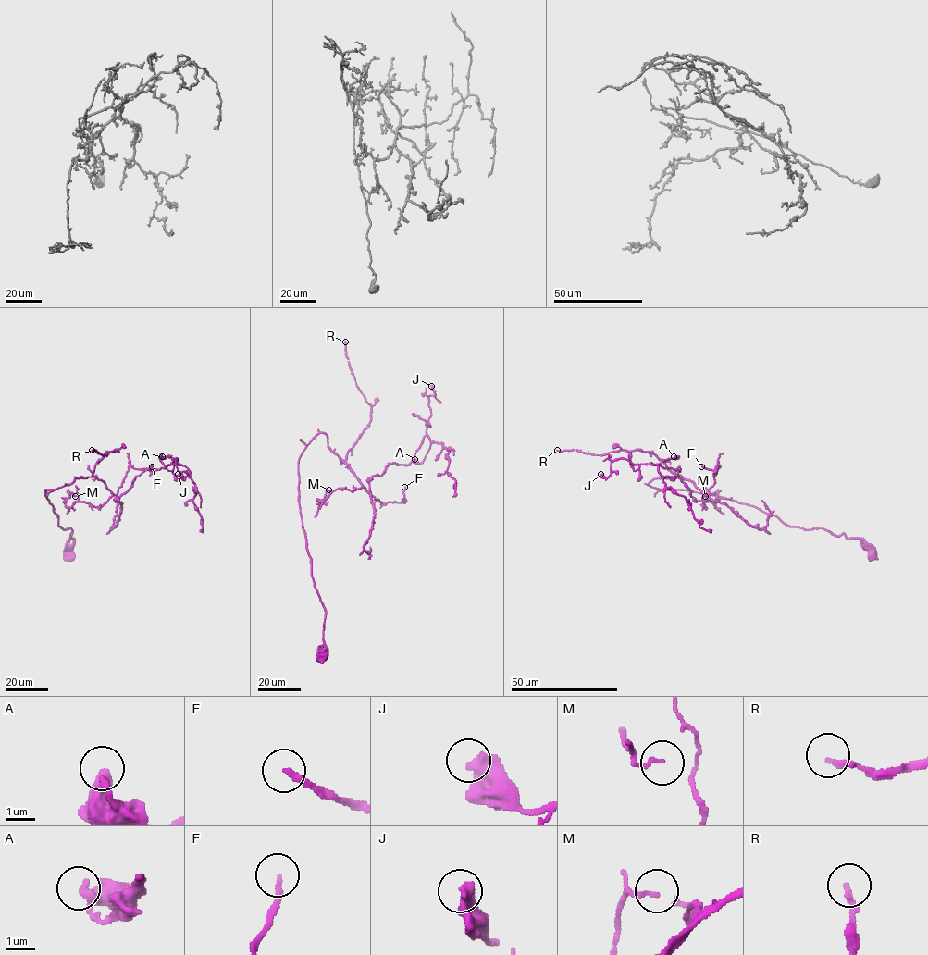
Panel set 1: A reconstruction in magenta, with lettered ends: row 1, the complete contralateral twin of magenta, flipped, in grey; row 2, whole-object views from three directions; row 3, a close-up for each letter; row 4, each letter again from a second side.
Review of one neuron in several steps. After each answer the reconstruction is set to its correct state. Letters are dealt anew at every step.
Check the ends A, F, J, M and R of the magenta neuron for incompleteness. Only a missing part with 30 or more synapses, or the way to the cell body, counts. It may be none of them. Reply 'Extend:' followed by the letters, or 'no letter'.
Extend: no letter

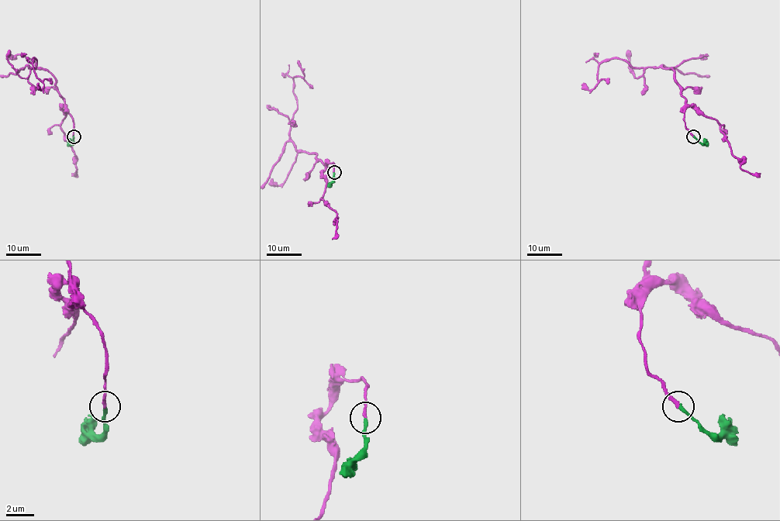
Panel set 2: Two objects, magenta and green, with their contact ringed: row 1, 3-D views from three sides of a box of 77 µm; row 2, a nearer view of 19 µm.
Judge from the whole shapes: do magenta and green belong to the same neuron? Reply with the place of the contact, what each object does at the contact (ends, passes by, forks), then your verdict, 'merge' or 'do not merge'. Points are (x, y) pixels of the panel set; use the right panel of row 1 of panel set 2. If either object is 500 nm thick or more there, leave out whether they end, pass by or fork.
place (693, 136); magenta ends; green ends; merge

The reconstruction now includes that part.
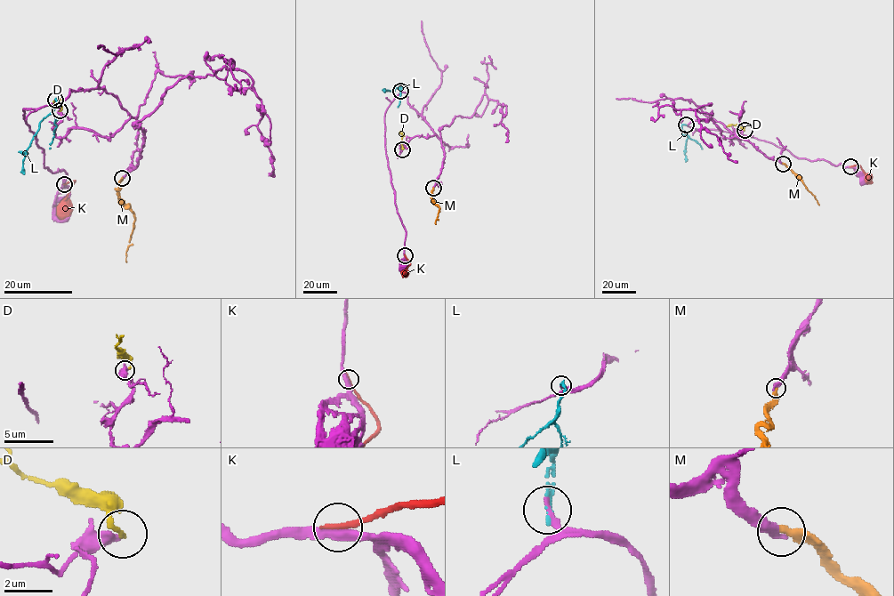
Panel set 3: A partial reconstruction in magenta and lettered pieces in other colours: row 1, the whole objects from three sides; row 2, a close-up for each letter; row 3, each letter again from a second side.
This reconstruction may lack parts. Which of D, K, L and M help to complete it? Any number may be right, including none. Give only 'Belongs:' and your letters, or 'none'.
Belongs: L, M

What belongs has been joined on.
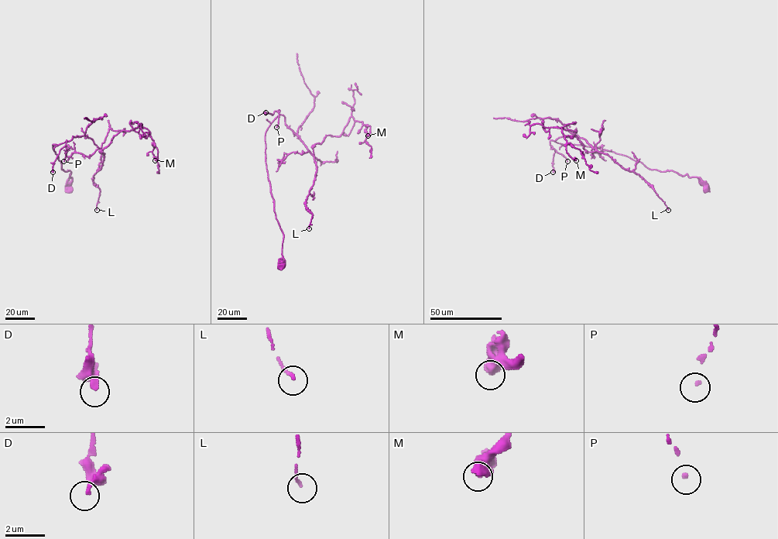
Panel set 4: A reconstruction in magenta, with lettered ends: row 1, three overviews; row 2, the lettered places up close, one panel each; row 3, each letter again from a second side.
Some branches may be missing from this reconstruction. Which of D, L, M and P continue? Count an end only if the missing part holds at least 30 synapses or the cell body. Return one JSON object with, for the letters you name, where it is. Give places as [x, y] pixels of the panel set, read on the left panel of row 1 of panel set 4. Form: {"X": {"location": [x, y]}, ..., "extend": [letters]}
{"extend": []}

